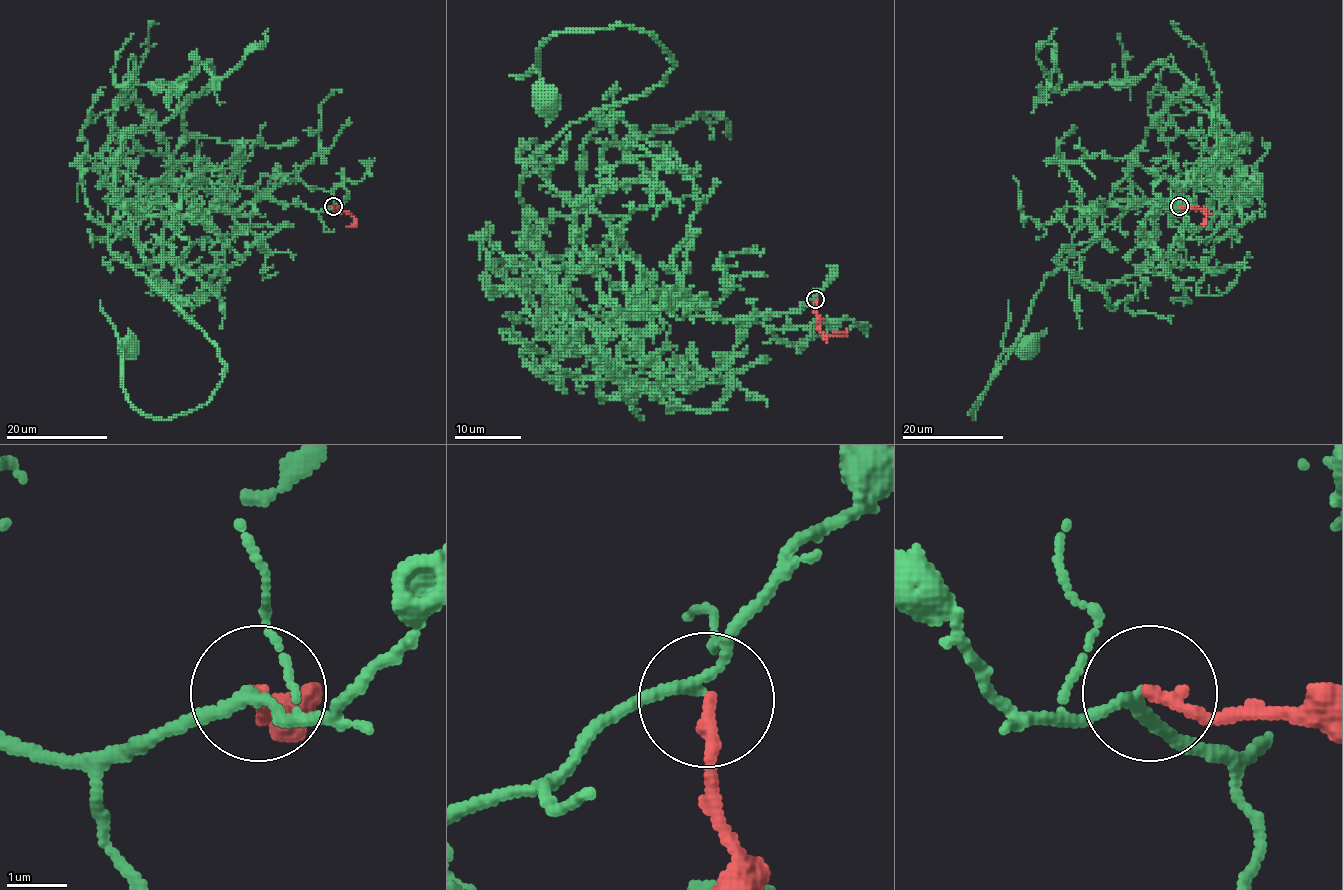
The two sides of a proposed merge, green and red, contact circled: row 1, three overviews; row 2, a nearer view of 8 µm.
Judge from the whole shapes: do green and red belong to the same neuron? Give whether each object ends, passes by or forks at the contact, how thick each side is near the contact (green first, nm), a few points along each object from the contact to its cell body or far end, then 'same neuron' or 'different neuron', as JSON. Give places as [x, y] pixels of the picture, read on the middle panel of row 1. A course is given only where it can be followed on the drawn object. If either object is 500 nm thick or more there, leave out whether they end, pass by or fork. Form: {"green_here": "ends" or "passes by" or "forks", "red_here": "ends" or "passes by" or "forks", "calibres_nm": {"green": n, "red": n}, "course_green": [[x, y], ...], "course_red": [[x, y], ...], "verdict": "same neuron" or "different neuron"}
{"green_here": "passes by", "red_here": "ends", "calibres_nm": {"green": 170, "red": 220}, "course_green": [[816, 298], [595, 325], [559, 290], [522, 171], [674, 59], [625, 24], [560, 31], [539, 48], [544, 99]], "course_red": [[816, 300], [817, 325], [826, 337], [844, 333], [834, 333]], "verdict": "same neuron"}

